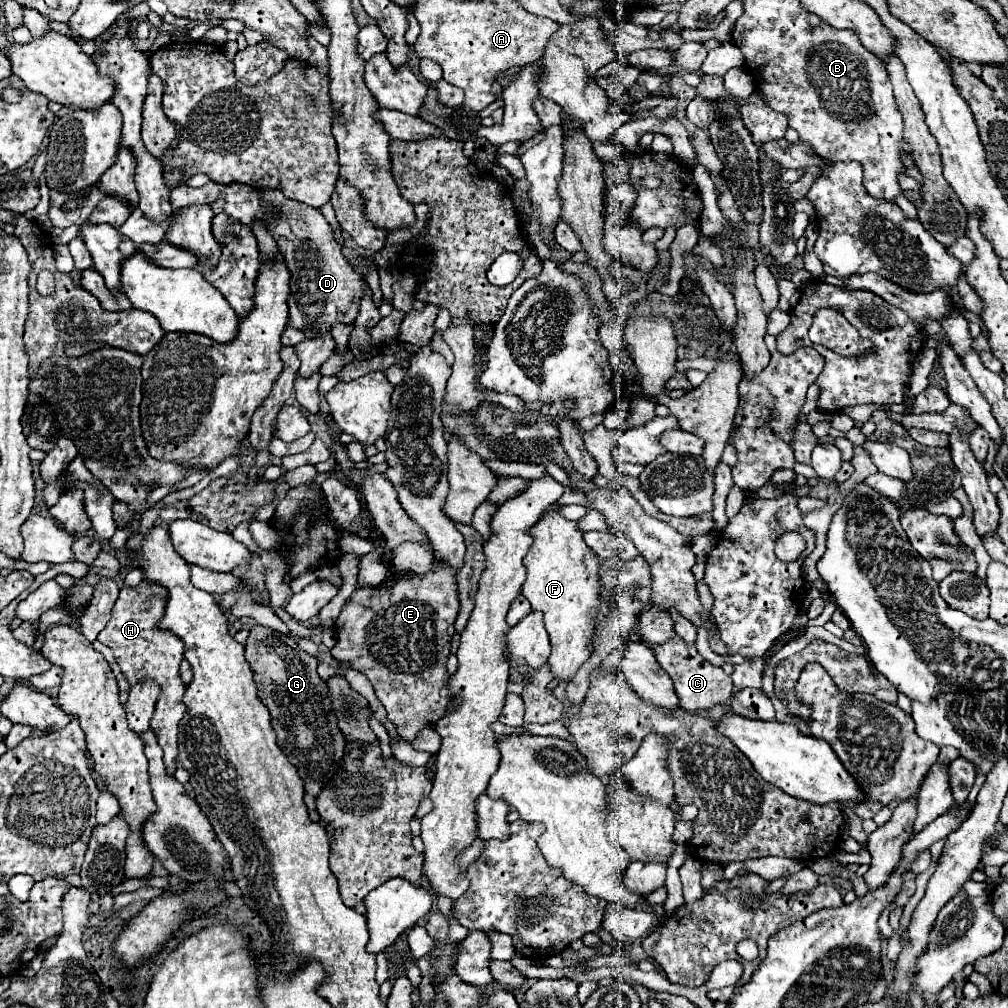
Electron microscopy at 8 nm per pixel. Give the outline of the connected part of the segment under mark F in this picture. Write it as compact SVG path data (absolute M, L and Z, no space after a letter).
M550 507L540 523L530 529L534 543L526 555L528 579L522 593L532 609L544 613L544 625L550 637L552 655L548 667L556 681L570 683L582 663L590 657L590 637L594 631L594 617L602 599L602 585L598 581L600 561L594 551L584 543L582 531L576 521L566 521Z

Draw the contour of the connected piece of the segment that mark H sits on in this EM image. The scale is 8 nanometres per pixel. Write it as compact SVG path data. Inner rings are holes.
M142 581L138 587L122 587L120 589L120 597L112 609L112 617L108 621L108 625L98 633L98 641L108 645L114 651L116 663L122 669L128 685L136 685L140 681L146 679L154 679L160 685L160 699L156 703L156 711L152 717L152 729L158 737L160 747L164 749L164 763L166 763L166 771L170 775L174 775L176 765L174 765L174 757L178 755L178 723L186 711L184 703L182 703L182 695L186 691L186 685L180 679L178 667L184 659L184 641L176 639L170 631L162 631L158 627L158 619L164 617L164 603L168 601L168 591L164 591L164 587L154 585L154 583L146 583ZM148 595L164 595L162 603L160 599L152 605L146 607L144 605L144 597Z

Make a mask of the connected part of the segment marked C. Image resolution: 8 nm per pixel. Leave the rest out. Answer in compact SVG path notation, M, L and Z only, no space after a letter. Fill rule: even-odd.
M674 637L662 645L658 645L654 649L656 661L660 663L660 667L670 675L670 679L674 681L674 689L676 695L680 699L680 707L684 711L700 711L700 709L712 709L716 705L724 705L726 701L732 699L734 695L734 683L730 679L730 675L726 675L720 667L710 665L698 651L696 647L686 645L680 637Z

